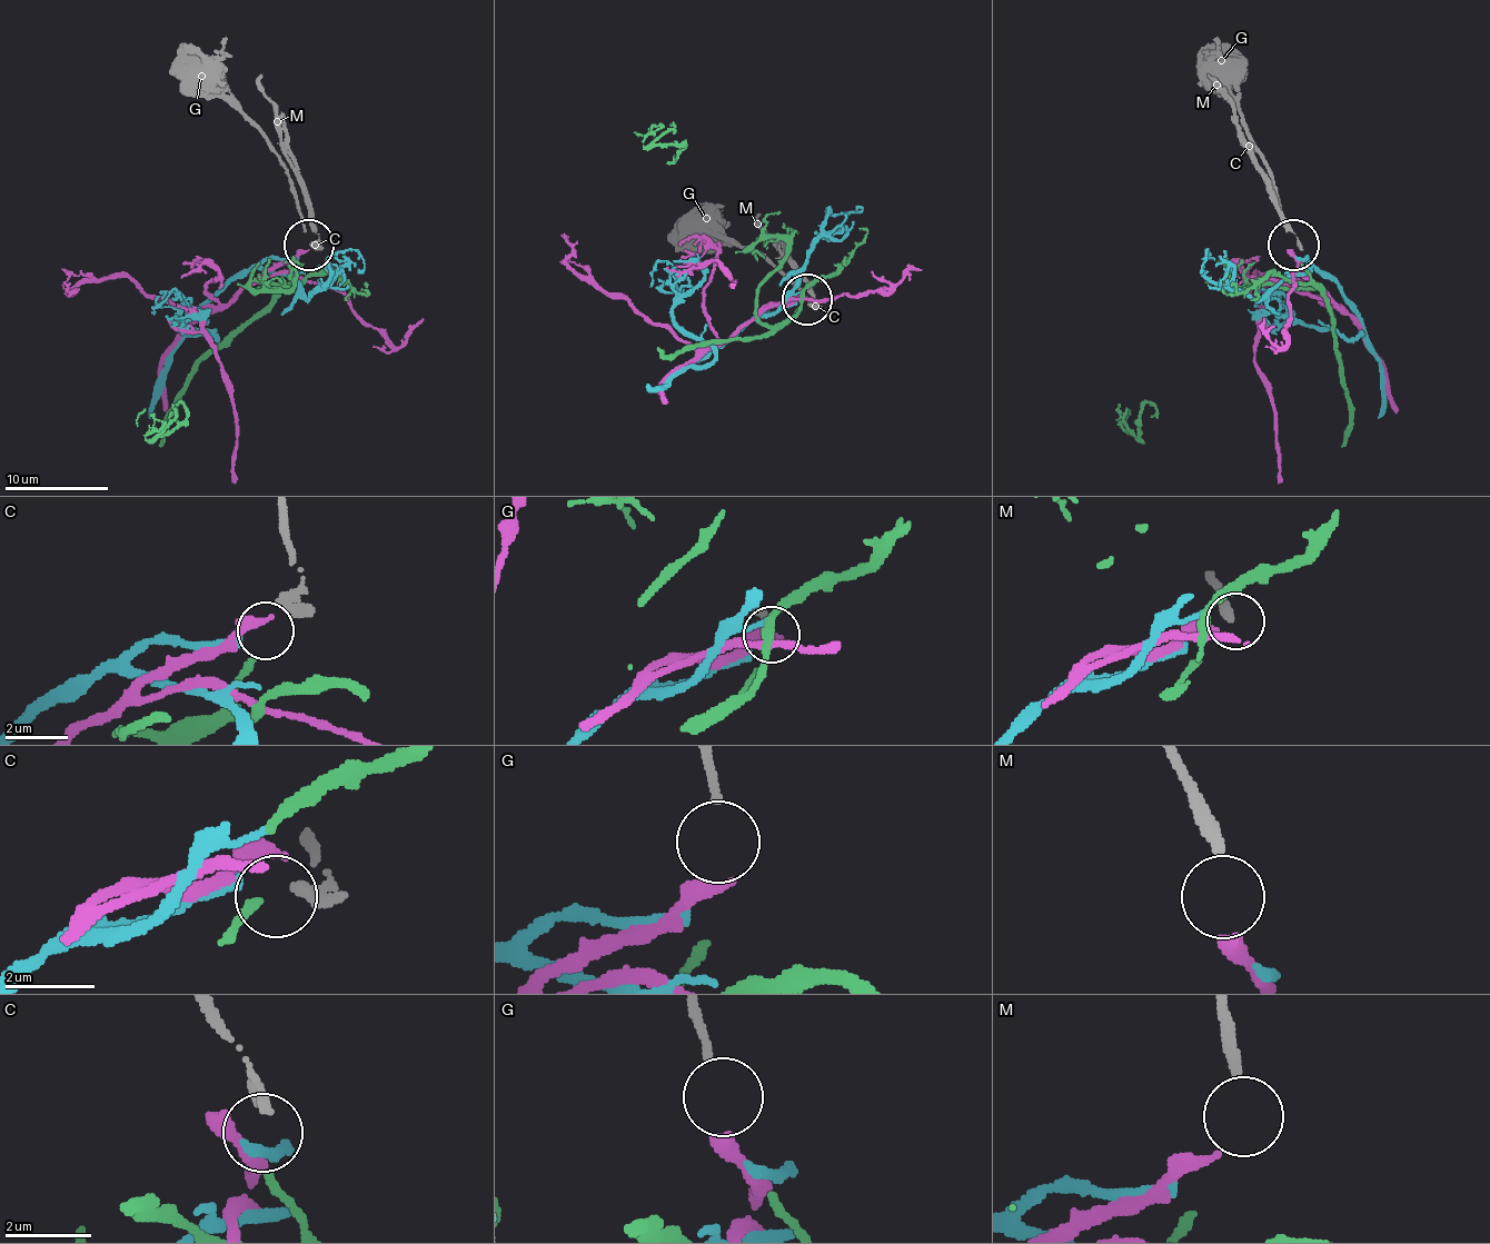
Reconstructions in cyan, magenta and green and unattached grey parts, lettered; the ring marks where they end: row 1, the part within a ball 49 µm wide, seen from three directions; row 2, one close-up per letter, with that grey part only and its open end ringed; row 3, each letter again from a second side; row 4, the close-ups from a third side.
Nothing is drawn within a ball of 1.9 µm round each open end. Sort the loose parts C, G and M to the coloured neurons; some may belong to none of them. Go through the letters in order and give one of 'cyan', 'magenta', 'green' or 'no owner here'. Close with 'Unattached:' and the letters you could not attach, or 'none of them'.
C: green
G: magenta
M: no owner here
Unattached: M

